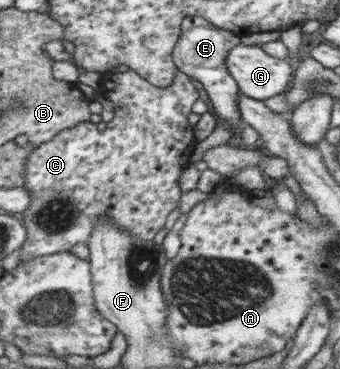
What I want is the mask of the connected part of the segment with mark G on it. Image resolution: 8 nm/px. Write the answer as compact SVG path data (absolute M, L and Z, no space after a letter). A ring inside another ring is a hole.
M238 44L228 52L226 65L230 75L236 80L240 93L249 98L265 101L283 94L293 82L294 63L269 56L260 46Z

